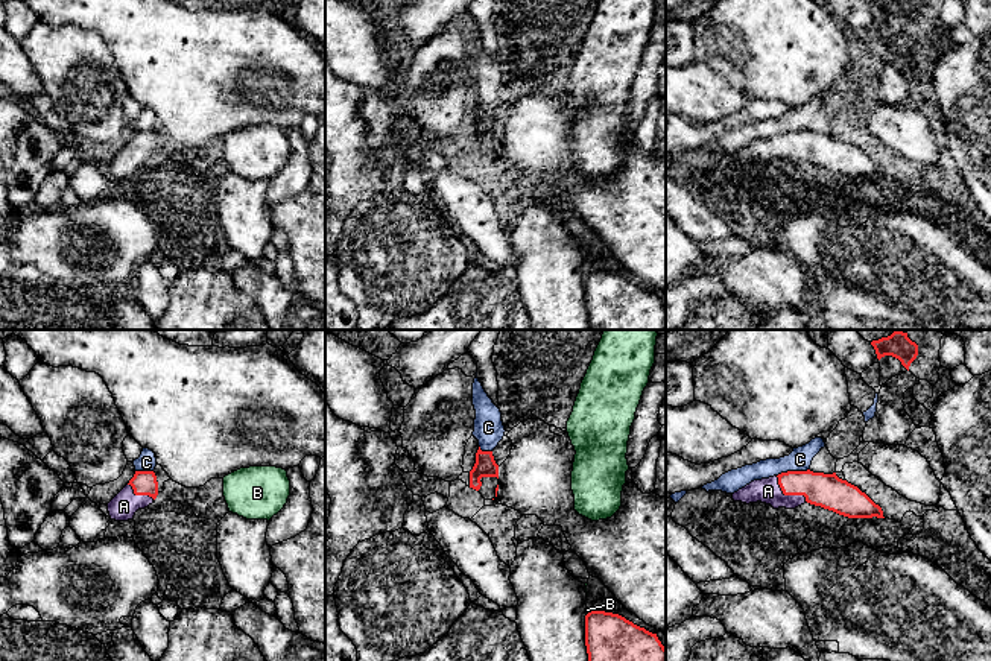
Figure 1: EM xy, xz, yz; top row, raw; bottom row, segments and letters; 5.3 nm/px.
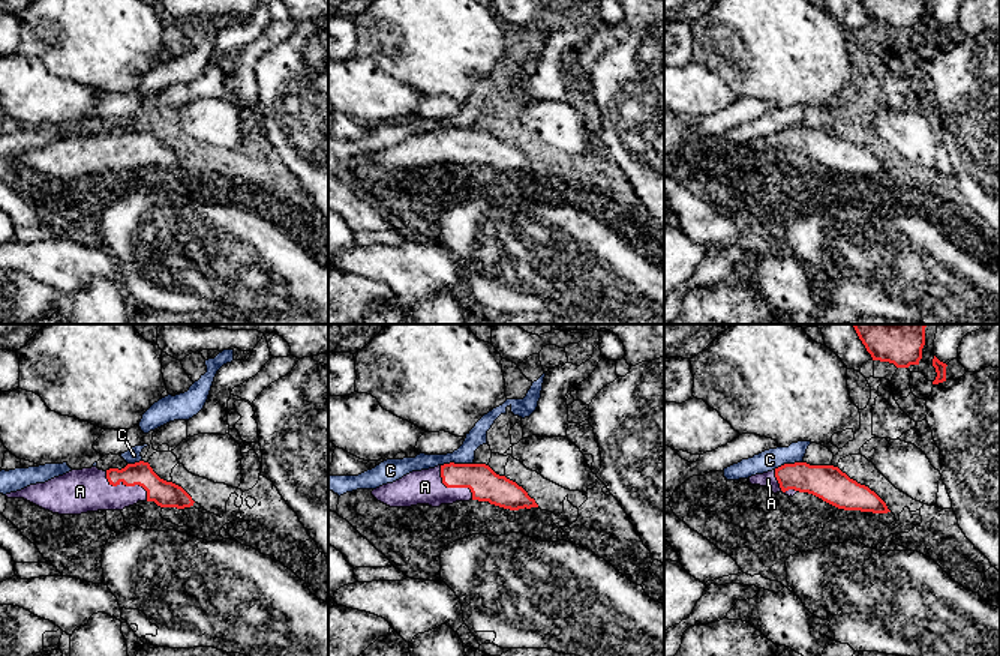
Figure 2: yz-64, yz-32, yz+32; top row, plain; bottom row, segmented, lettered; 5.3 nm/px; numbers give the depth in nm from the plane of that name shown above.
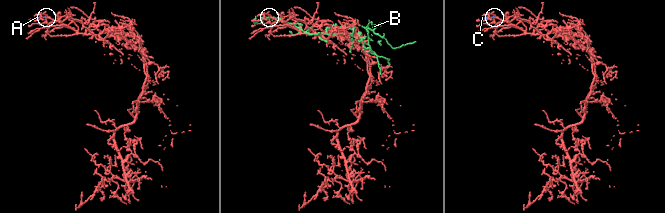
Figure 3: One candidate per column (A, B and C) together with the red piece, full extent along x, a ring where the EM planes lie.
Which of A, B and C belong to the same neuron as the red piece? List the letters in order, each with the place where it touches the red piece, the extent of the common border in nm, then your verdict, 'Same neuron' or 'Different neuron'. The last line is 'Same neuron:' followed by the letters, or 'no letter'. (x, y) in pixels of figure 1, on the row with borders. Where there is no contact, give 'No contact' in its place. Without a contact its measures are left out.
A: Touches red at yz (788, 494). Shared border 220 nm. Same neuron
B: Touches red at xz (588, 613). Shared border 30 nm. Different neuron
C: Touches red at yz (792, 471). Shared border 180 nm. Different neuron
Same neuron: A

